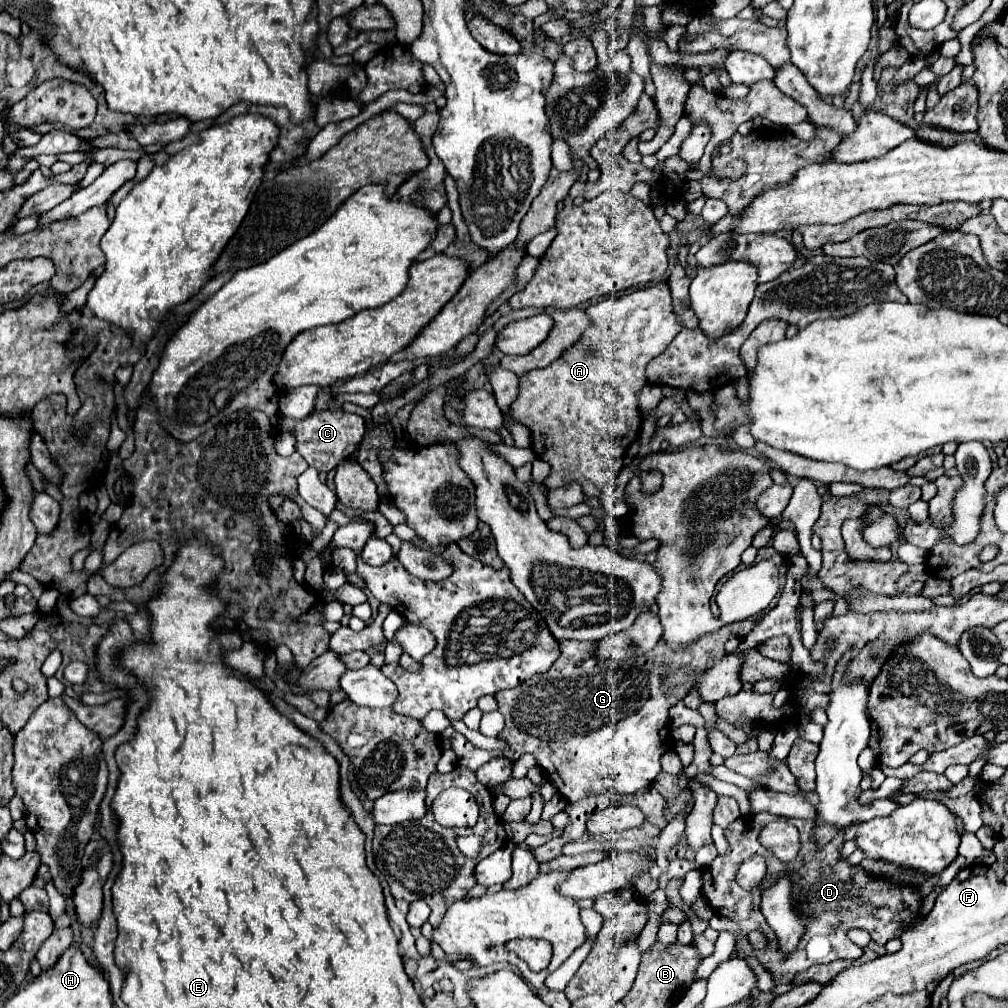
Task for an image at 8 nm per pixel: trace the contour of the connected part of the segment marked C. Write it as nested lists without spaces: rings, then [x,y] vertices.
[[[324,410],[324,412],[310,412],[304,420],[300,420],[294,428],[292,434],[296,438],[296,452],[306,460],[308,466],[320,470],[320,472],[330,472],[336,468],[338,462],[342,462],[344,458],[352,456],[356,452],[356,448],[360,446],[362,438],[364,438],[366,426],[364,420],[356,414],[344,412],[344,410]]]

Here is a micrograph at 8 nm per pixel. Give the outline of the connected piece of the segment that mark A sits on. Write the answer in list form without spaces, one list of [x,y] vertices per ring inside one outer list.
[[[658,282],[656,284],[650,284],[644,289],[634,290],[634,292],[628,292],[624,296],[618,296],[618,298],[606,298],[598,304],[592,304],[588,306],[586,310],[586,316],[590,318],[590,326],[582,332],[582,338],[578,340],[578,344],[570,346],[570,350],[566,354],[562,354],[562,358],[558,358],[558,362],[552,362],[550,366],[542,368],[542,370],[532,370],[524,376],[518,378],[518,396],[516,400],[512,402],[512,418],[516,418],[520,424],[528,426],[528,430],[532,432],[532,450],[536,452],[536,456],[544,462],[550,464],[550,474],[548,478],[544,480],[544,484],[548,486],[548,490],[556,490],[560,486],[566,486],[570,482],[578,482],[582,486],[582,492],[584,492],[584,498],[590,500],[590,498],[598,498],[602,494],[602,490],[616,480],[616,476],[620,474],[622,466],[624,466],[624,454],[628,450],[628,446],[640,436],[640,426],[642,426],[642,414],[640,414],[640,408],[638,408],[638,390],[646,384],[646,364],[656,358],[658,354],[662,354],[668,344],[676,338],[676,334],[684,328],[684,324],[680,322],[680,316],[674,314],[674,308],[672,308],[672,296],[670,296],[670,290],[667,282]]]

